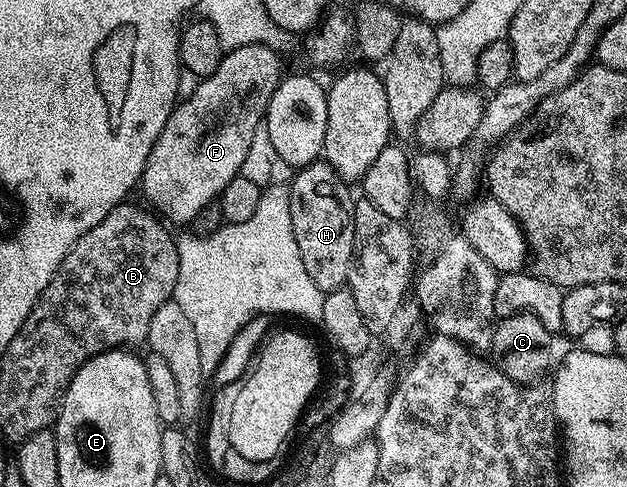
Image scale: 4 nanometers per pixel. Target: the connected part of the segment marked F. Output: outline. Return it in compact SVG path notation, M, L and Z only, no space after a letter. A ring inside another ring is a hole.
M262 42L228 51L219 68L215 68L211 76L200 79L195 92L182 97L174 106L167 124L163 124L163 132L159 132L159 140L155 140L155 148L151 148L151 156L147 156L139 183L140 193L145 193L146 200L150 202L148 205L162 219L170 223L192 223L193 218L199 216L207 204L218 201L227 184L240 175L243 160L249 158L251 140L262 129L273 90L283 77L281 58L277 53L274 47L265 46Z

